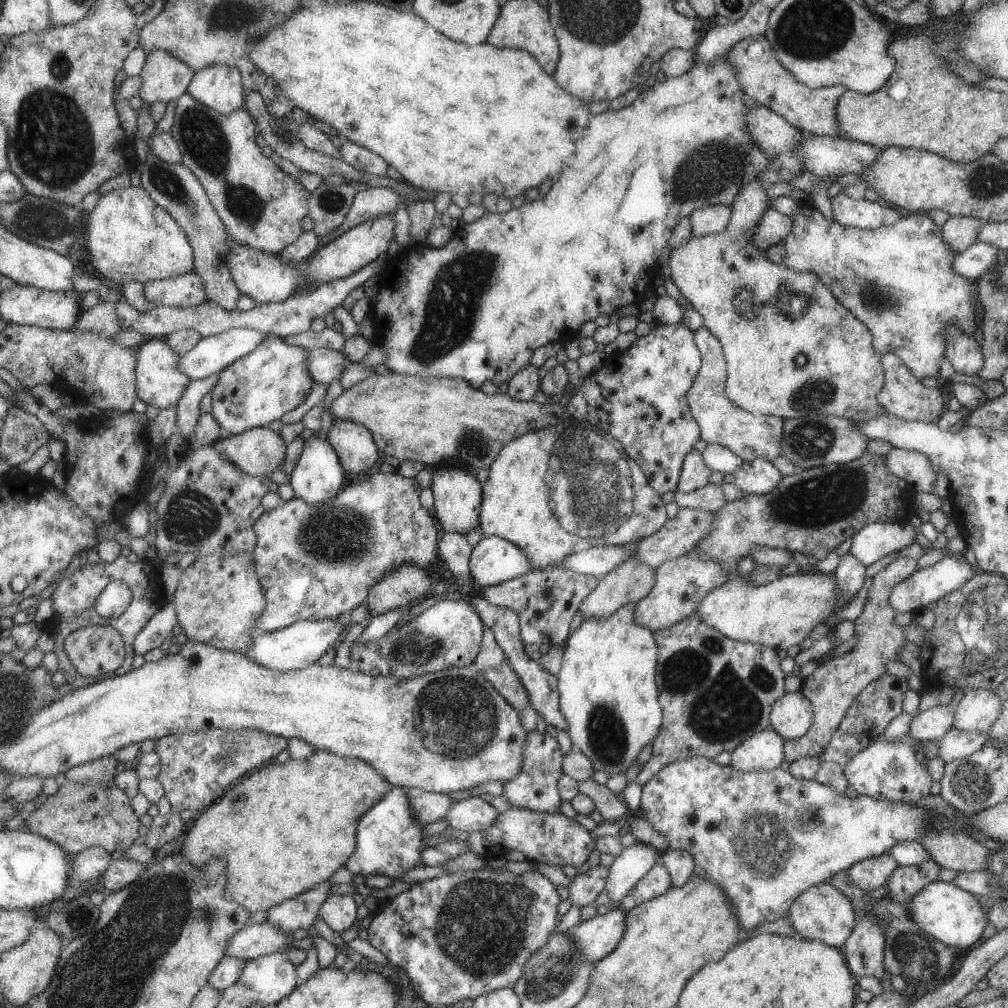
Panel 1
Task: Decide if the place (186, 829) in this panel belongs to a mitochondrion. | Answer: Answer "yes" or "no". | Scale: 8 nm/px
no

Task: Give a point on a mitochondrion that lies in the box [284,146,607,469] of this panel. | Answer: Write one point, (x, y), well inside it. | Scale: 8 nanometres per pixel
(452, 312)

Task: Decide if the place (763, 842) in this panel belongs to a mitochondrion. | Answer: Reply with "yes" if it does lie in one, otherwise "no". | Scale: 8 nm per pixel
yes

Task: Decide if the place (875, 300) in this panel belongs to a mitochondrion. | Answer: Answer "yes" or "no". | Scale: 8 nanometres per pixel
yes

